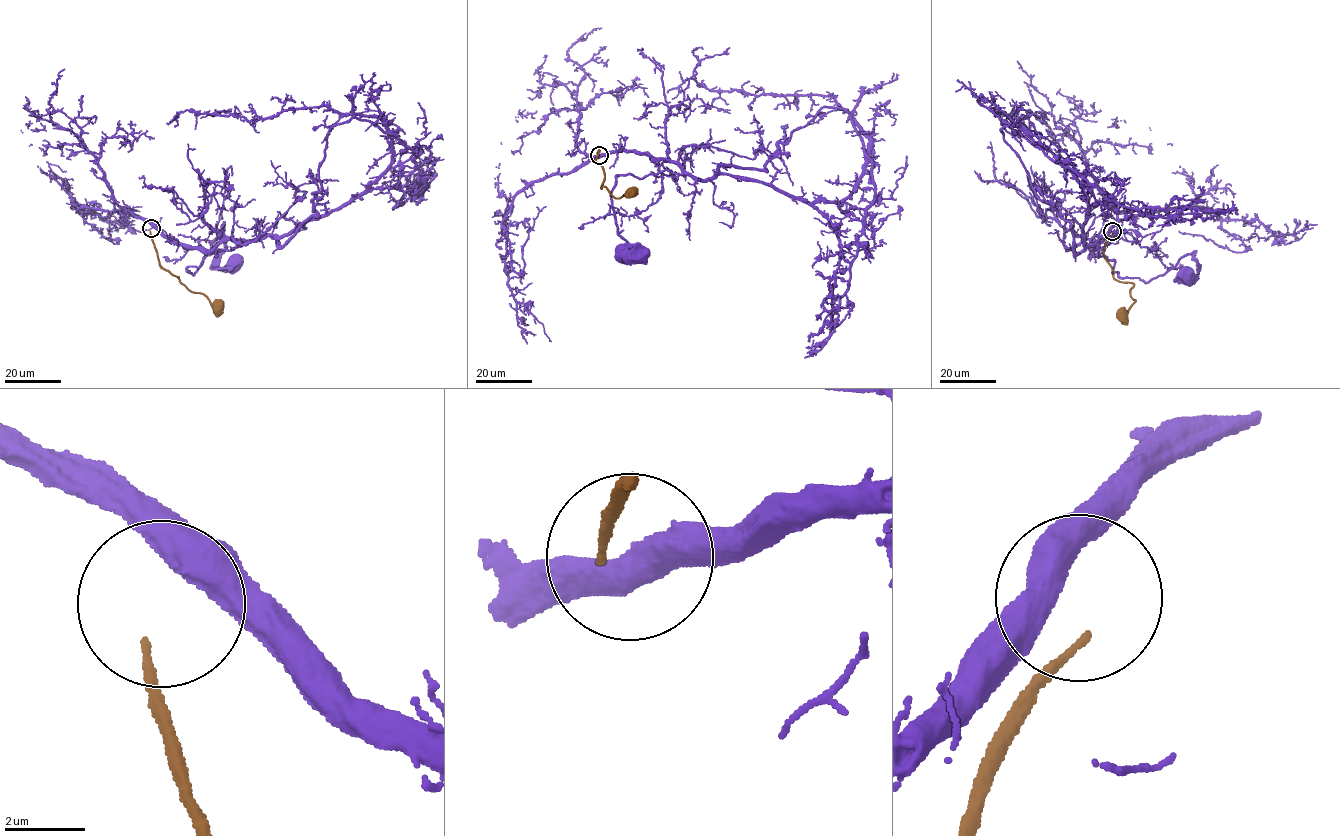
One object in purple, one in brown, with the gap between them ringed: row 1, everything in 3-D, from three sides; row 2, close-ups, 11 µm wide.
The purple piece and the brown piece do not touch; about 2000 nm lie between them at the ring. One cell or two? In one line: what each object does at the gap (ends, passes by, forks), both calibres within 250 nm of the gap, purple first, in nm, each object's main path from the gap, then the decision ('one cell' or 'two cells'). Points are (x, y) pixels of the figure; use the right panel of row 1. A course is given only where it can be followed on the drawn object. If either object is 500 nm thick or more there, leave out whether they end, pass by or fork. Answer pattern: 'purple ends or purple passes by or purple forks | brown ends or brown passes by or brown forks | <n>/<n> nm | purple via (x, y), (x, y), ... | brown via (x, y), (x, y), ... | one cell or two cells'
750/170 nm | purple via (1111, 229), (1090, 250), (1114, 261), (1113, 272), (1148, 282), (1194, 251), (1197, 274), (1188, 277) | brown via (1113, 234), (1104, 247), (1105, 259), (1115, 279), (1132, 283), (1129, 294), (1135, 301), (1122, 315) | two cells

